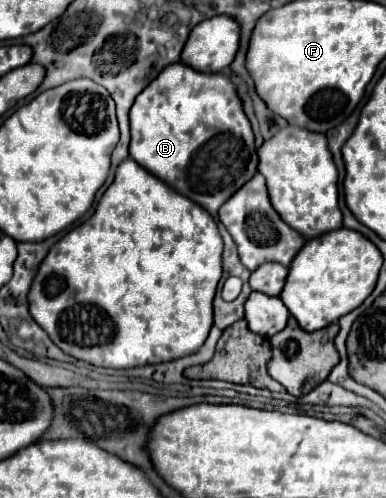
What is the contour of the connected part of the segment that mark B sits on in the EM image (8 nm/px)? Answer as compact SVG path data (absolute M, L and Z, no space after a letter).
M181 62L163 68L163 72L135 98L135 104L129 112L129 124L129 156L153 176L175 188L179 194L203 206L211 216L217 216L219 206L257 172L251 124L241 108L235 86L223 74L207 76L187 68L187 64Z

